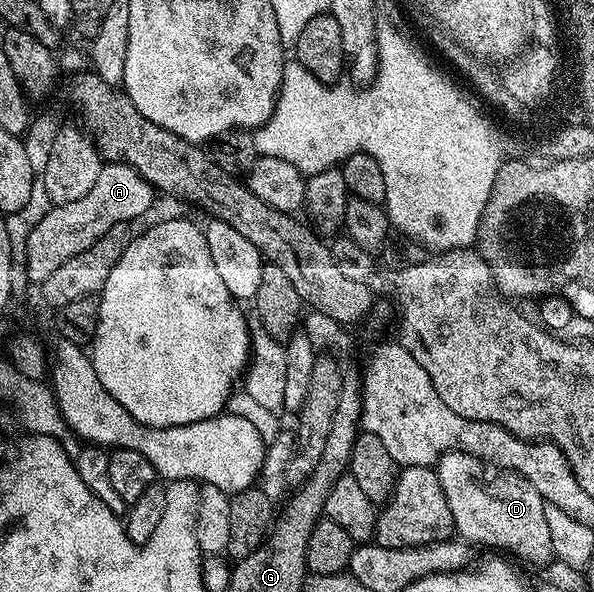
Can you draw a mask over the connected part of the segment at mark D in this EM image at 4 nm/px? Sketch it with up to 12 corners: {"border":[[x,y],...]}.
{"border":[[460,450],[433,469],[455,534],[552,561],[547,503],[525,476]]}

